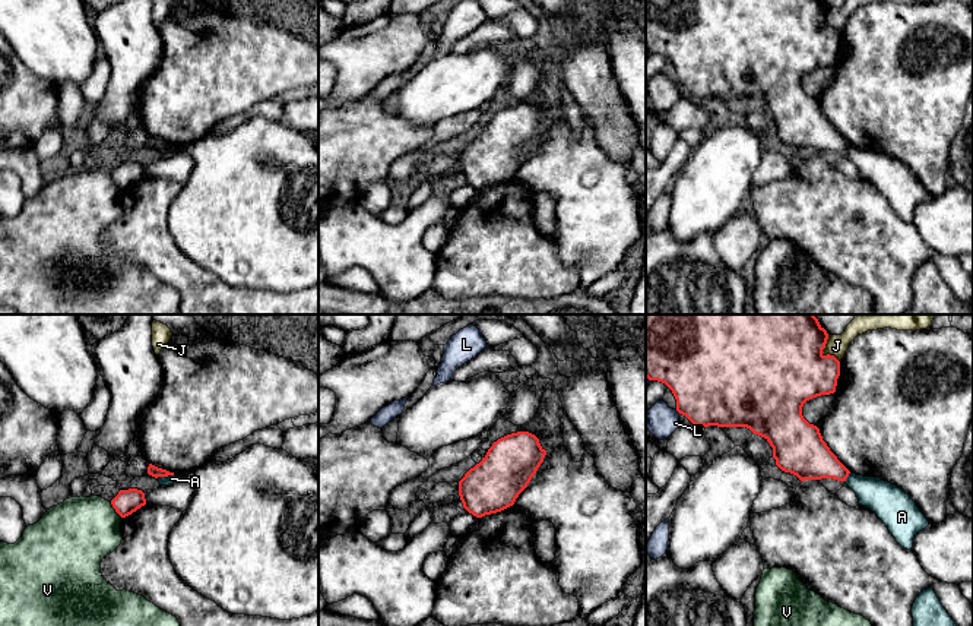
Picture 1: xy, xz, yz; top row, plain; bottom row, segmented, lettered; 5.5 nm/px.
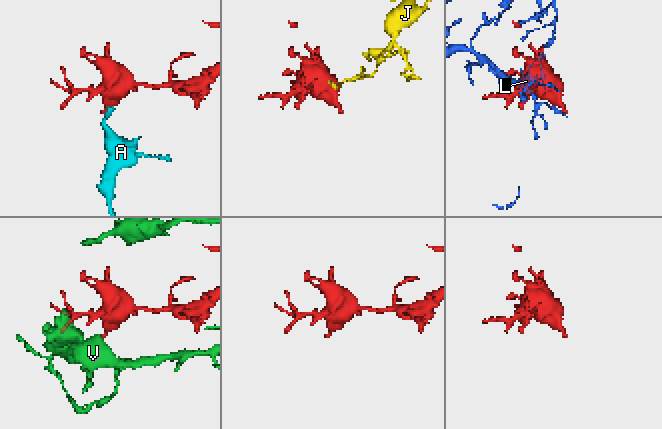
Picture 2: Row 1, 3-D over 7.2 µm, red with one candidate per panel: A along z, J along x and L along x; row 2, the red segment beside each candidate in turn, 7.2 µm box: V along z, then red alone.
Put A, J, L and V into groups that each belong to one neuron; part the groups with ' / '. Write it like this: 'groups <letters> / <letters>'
groups A / J / L / V

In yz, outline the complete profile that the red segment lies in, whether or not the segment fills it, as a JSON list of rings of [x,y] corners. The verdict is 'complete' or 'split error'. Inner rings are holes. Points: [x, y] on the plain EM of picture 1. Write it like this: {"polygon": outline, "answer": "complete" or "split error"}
{"polygon": [[[646,0],[646,50],[665,56],[676,72],[676,83],[694,98],[747,99],[773,120],[776,137],[801,154],[846,154],[850,143],[823,113],[820,101],[802,88],[806,73],[836,64],[840,34],[824,28],[824,0]]], "answer": "complete"}

